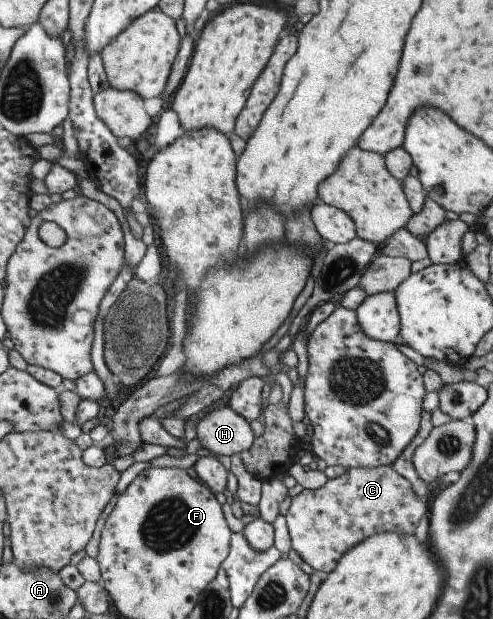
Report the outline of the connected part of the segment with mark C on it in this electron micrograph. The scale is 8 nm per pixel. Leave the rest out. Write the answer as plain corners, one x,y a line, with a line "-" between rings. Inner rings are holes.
391,466
371,469
358,467
344,470
337,477
329,478
319,489
304,489
298,496
292,497
285,519
291,538
291,548
317,572
331,573
347,550
374,533
414,532
420,518
428,513
426,506
427,504
413,491
408,479
400,476

